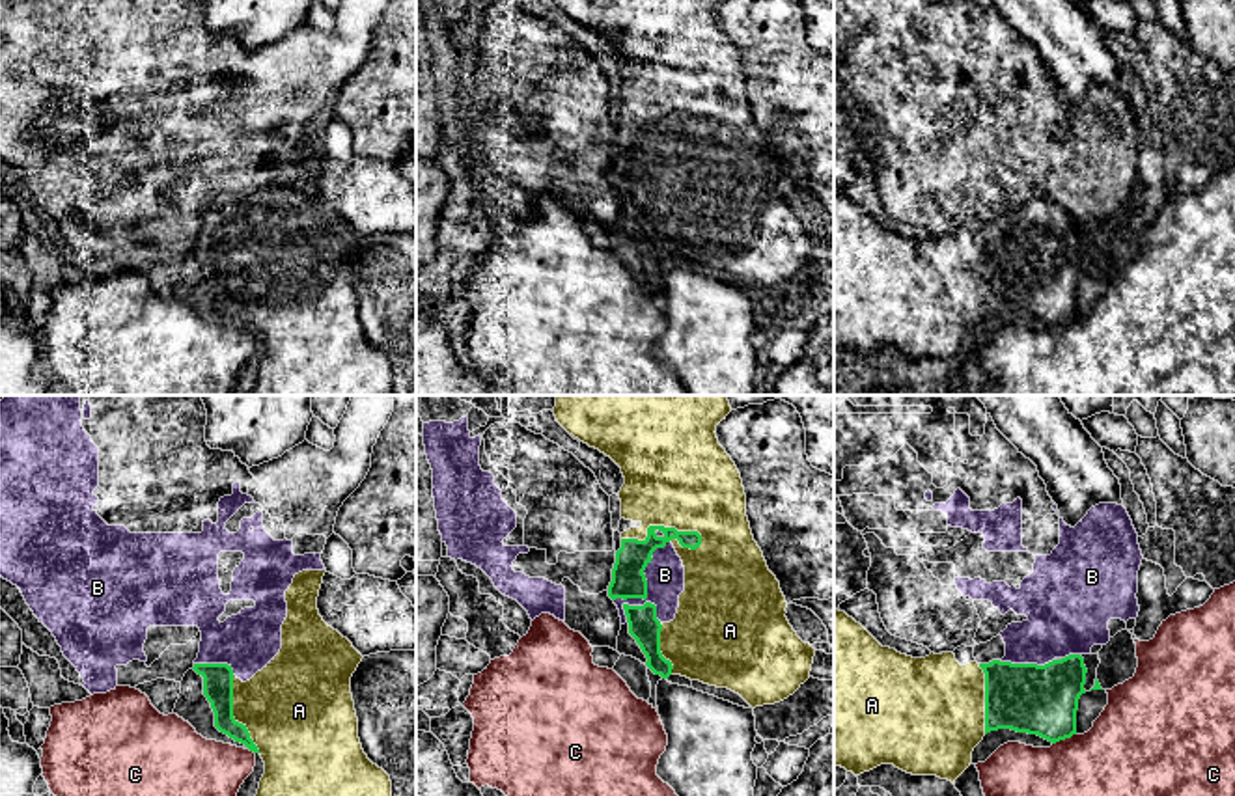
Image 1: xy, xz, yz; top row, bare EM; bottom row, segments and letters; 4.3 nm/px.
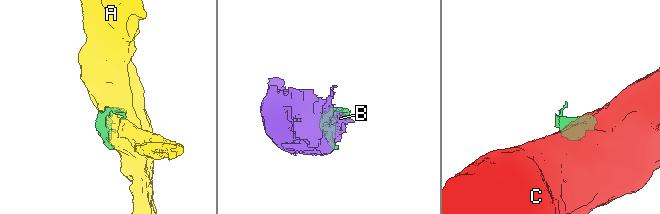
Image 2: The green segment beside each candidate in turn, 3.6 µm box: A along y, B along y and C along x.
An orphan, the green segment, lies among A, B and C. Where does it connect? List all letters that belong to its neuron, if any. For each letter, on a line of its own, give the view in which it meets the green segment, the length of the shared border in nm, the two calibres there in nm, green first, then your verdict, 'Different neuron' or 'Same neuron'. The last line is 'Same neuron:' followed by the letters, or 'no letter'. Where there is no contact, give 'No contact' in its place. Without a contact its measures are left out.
A: Touches green in xz. Shared border 360 nm. Thickness 140 nm (green) against 440 nm. Same neuron
B: Touches green in xz. Shared border 400 nm. Thickness 140 nm (green) against 170 nm. Different neuron
C: Touches green in yz. Shared border 120 nm. Thickness 300 nm (green) against 340 nm. Different neuron
Same neuron: A

